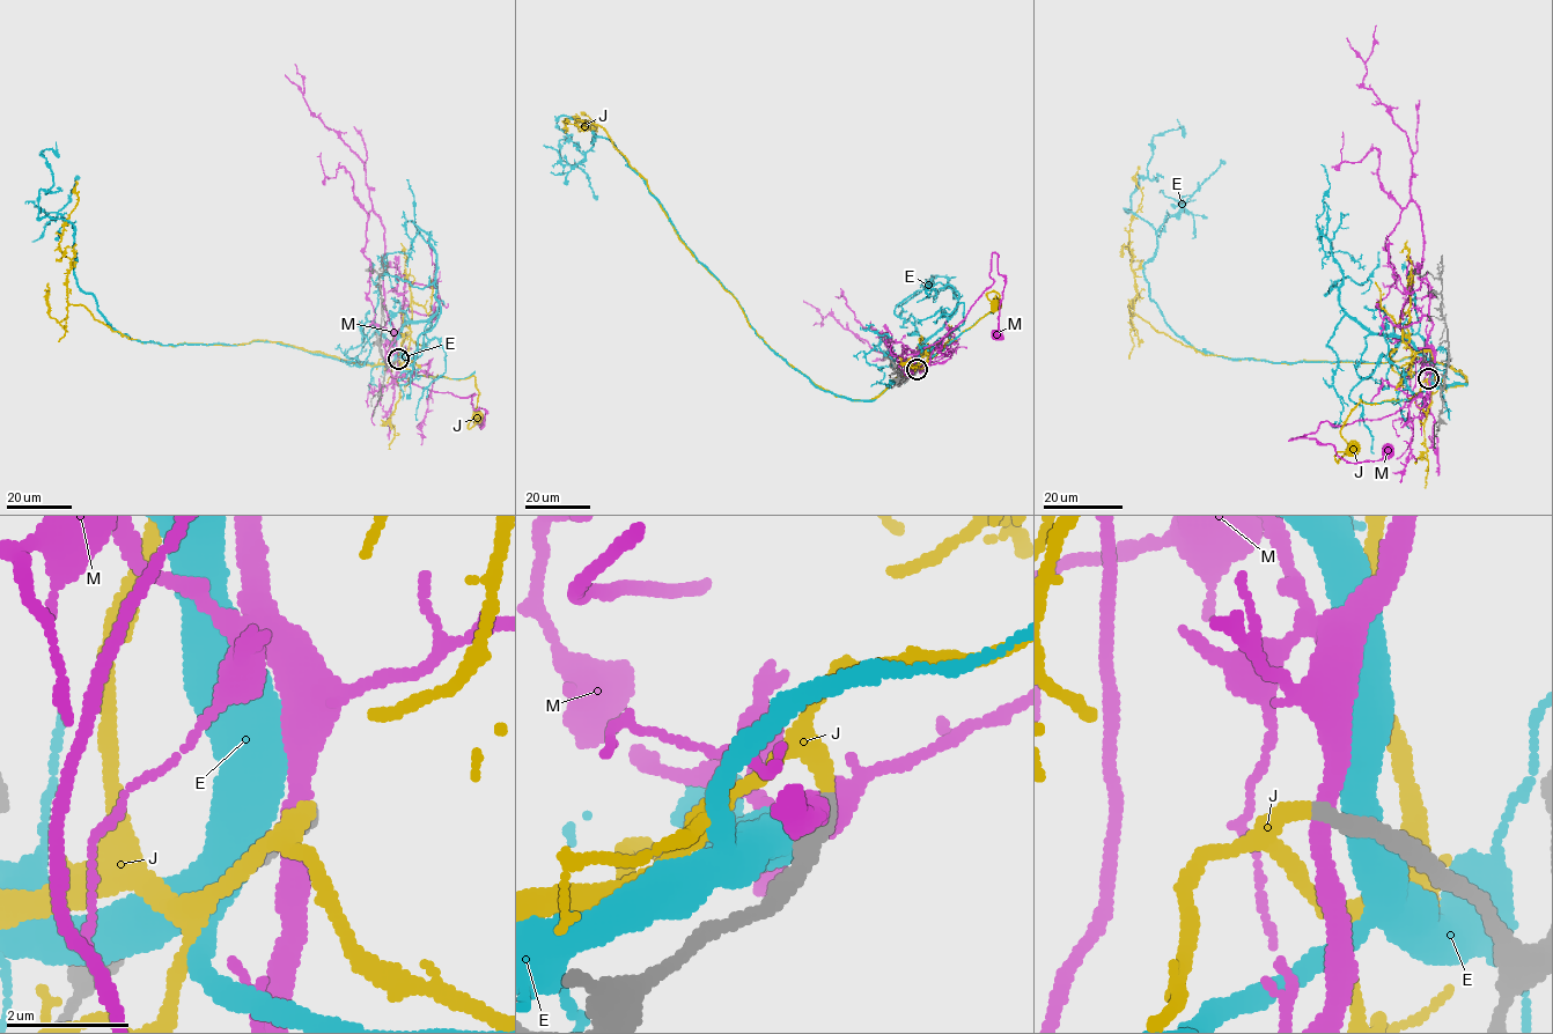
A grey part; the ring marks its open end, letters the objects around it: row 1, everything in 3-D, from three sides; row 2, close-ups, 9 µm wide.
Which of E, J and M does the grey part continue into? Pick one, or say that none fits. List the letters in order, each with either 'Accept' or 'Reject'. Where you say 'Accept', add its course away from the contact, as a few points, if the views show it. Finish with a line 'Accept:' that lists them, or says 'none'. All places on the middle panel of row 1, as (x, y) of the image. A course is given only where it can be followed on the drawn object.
E: Reject
J: Accept. Its course: (918, 369), (919, 362), (930, 360), (992, 312), (995, 295), (992, 303), (994, 305)
M: Reject
Accept: J

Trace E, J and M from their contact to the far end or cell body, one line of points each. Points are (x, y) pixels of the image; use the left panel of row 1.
E: (397, 360), (118, 333), (79, 286), (73, 224), (38, 216), (39, 191), (53, 184), (41, 152), (56, 141)
J: (399, 359), (400, 364), (419, 375), (453, 379), (473, 376), (479, 392), (473, 418), (476, 419)
M: (399, 359), (395, 333), (389, 371), (434, 391), (476, 393), (473, 407), (486, 412), (481, 428), (477, 420)

